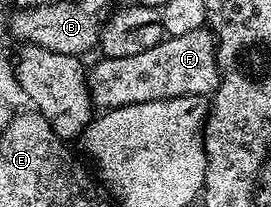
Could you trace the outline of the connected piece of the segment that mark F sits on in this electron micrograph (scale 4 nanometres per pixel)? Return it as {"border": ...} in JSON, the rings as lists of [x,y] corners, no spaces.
{"border":[[[200,29],[181,36],[164,38],[162,43],[133,57],[100,58],[100,63],[87,73],[87,88],[96,108],[110,109],[161,101],[186,95],[210,96],[219,85],[219,63],[215,60],[215,37],[210,30]]]}

